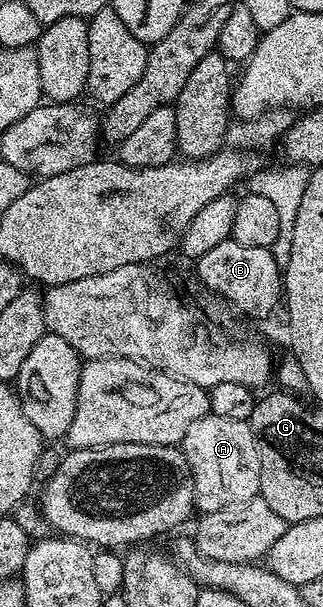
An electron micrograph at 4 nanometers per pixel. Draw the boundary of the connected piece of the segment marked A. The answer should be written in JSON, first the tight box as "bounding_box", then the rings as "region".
{"bounding_box":[181,413,261,512],"region":[[[208,413],[189,425],[181,450],[191,466],[191,478],[195,481],[195,506],[200,512],[231,507],[234,503],[243,503],[259,495],[261,457],[250,422],[229,421],[229,417]]]}

